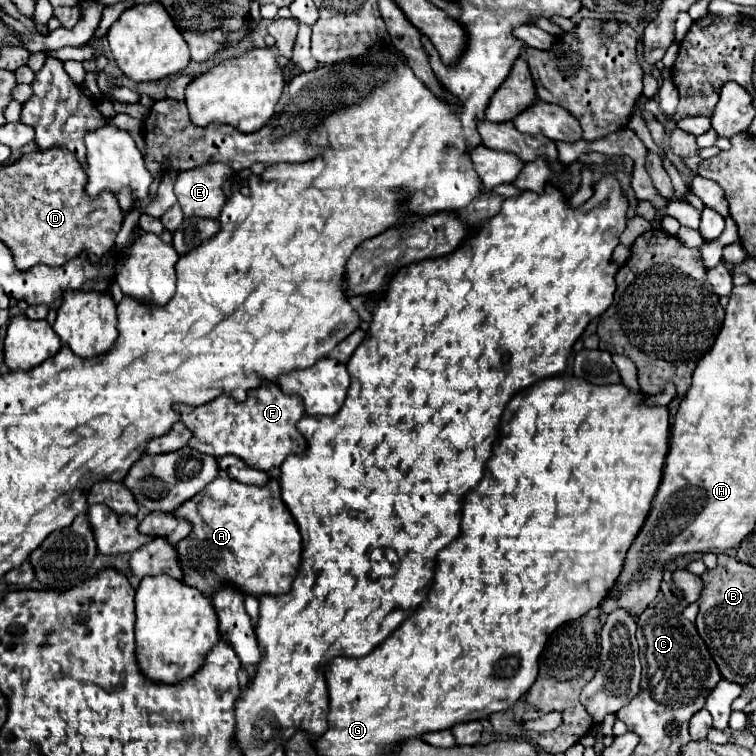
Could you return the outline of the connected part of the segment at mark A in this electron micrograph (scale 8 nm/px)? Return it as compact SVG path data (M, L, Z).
M220 472L196 498L174 512L192 522L188 538L176 544L184 566L184 582L212 596L220 584L234 584L244 594L286 594L300 568L302 540L298 524L280 496L280 484L270 478L266 486L240 484Z

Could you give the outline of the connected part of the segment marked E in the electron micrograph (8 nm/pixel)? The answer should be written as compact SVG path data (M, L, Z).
M228 164L200 166L200 170L182 172L174 184L174 192L184 216L218 218L222 206L226 204L222 186L232 176L234 170Z

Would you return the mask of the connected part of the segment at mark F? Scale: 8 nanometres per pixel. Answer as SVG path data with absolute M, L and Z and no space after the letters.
M264 382L254 390L248 390L244 402L236 402L230 396L218 396L204 406L182 406L180 420L192 432L188 446L214 458L224 454L240 456L248 466L264 470L268 476L278 476L280 466L288 454L302 454L306 440L296 430L296 422L304 416L304 404L296 394L284 394L278 384Z

